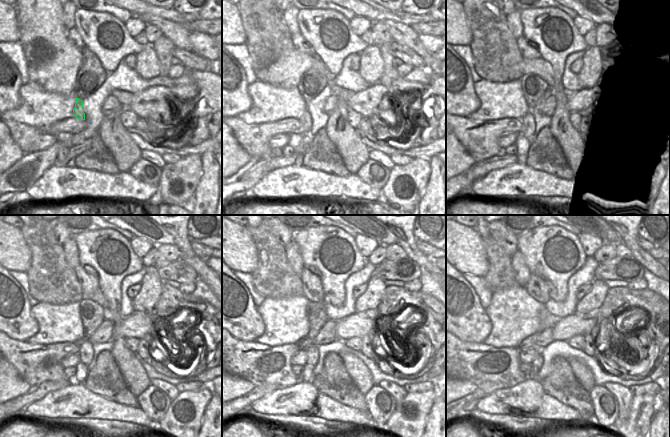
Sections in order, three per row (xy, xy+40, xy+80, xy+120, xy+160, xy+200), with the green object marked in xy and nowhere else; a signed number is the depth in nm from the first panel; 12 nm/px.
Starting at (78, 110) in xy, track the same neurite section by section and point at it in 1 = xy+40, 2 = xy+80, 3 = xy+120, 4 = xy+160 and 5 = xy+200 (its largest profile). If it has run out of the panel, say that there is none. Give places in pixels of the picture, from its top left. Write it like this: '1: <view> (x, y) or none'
1: xy+40 (305, 118)
2: xy+80 (529, 123)
3: xy+120 (85, 352)
4: xy+160 (312, 352)
5: xy+200 (537, 364)

